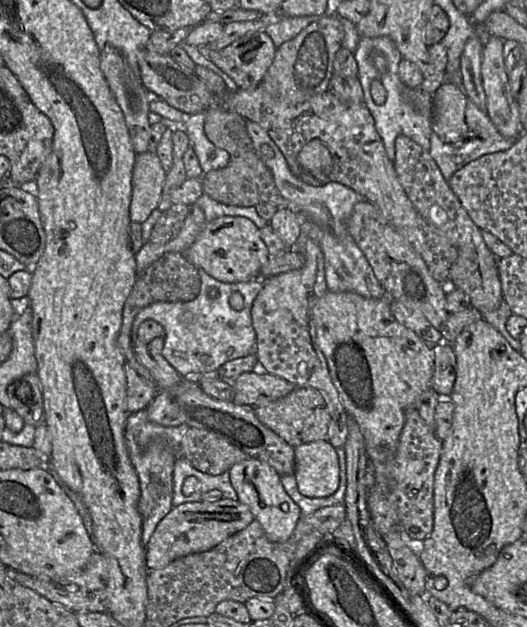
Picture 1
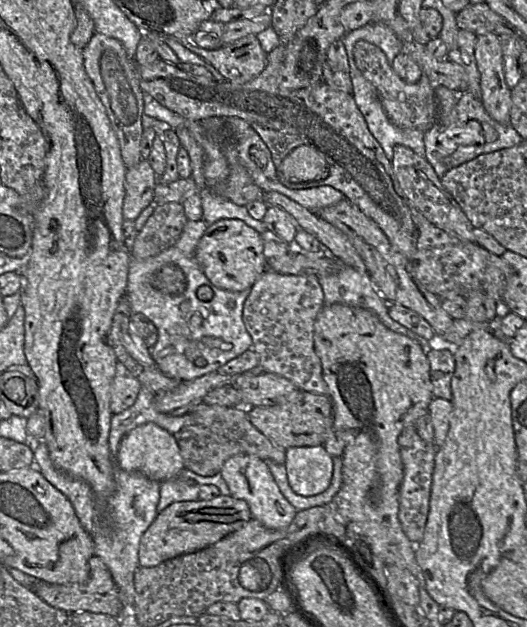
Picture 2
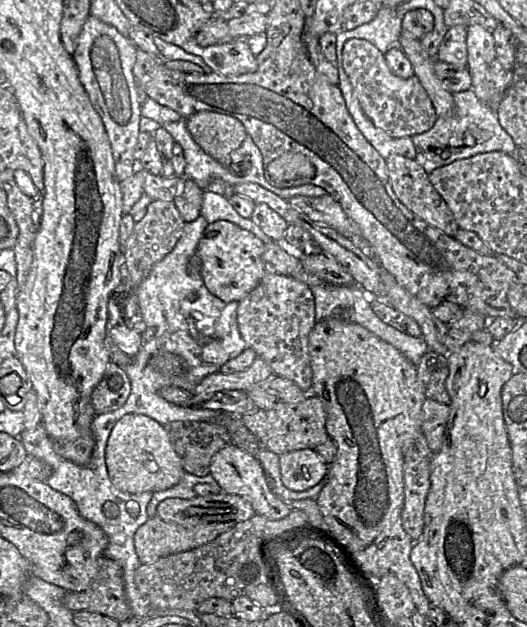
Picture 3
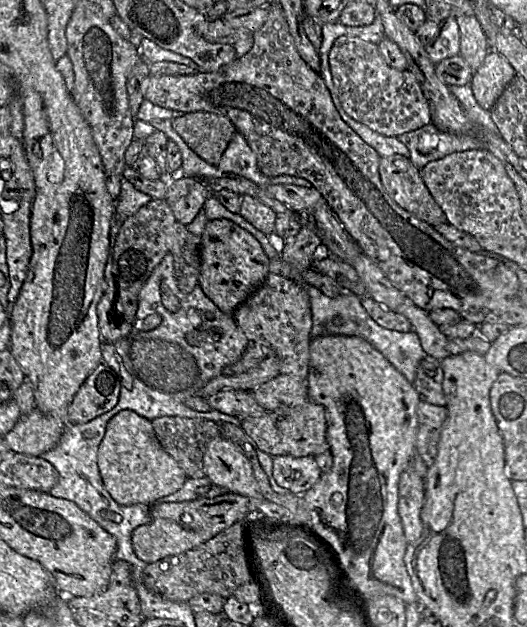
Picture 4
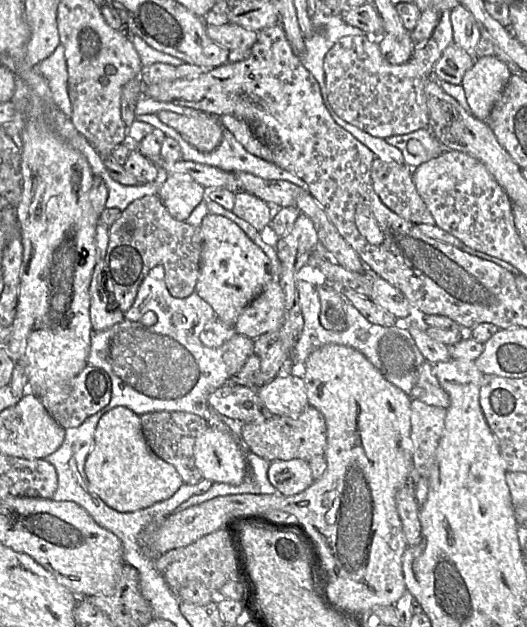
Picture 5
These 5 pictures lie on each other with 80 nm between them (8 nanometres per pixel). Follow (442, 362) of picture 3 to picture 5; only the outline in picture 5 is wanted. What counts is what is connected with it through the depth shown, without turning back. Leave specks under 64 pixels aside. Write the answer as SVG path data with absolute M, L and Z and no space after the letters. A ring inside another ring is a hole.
M424 361L421 365L418 380L410 393L410 397L428 405L448 409L450 397L433 374L433 366L434 364L428 361Z

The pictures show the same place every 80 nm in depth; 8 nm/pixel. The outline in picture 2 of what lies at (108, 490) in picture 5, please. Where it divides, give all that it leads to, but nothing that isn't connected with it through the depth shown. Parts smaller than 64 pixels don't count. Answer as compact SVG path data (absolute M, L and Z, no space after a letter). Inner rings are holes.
M152 422L128 432L123 437L114 460L117 468L129 472L140 472L158 482L172 479L184 469L184 462L174 436Z

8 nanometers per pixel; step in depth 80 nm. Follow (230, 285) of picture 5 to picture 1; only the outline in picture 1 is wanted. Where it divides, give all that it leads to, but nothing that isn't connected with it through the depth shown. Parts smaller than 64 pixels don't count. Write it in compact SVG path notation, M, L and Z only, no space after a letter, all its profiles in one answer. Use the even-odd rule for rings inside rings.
M224 216L206 222L195 242L183 254L199 270L225 283L248 282L259 277L261 269L271 257L260 229L240 216Z

